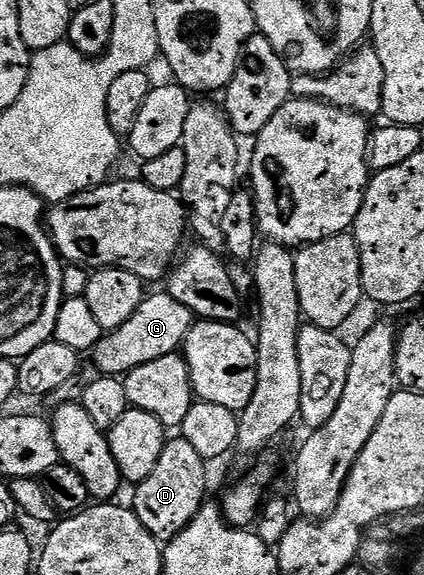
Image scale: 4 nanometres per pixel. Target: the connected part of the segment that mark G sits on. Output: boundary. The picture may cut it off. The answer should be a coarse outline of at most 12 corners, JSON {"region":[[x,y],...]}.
{"region":[[166,293],[90,352],[100,375],[123,377],[177,354],[194,316]]}

